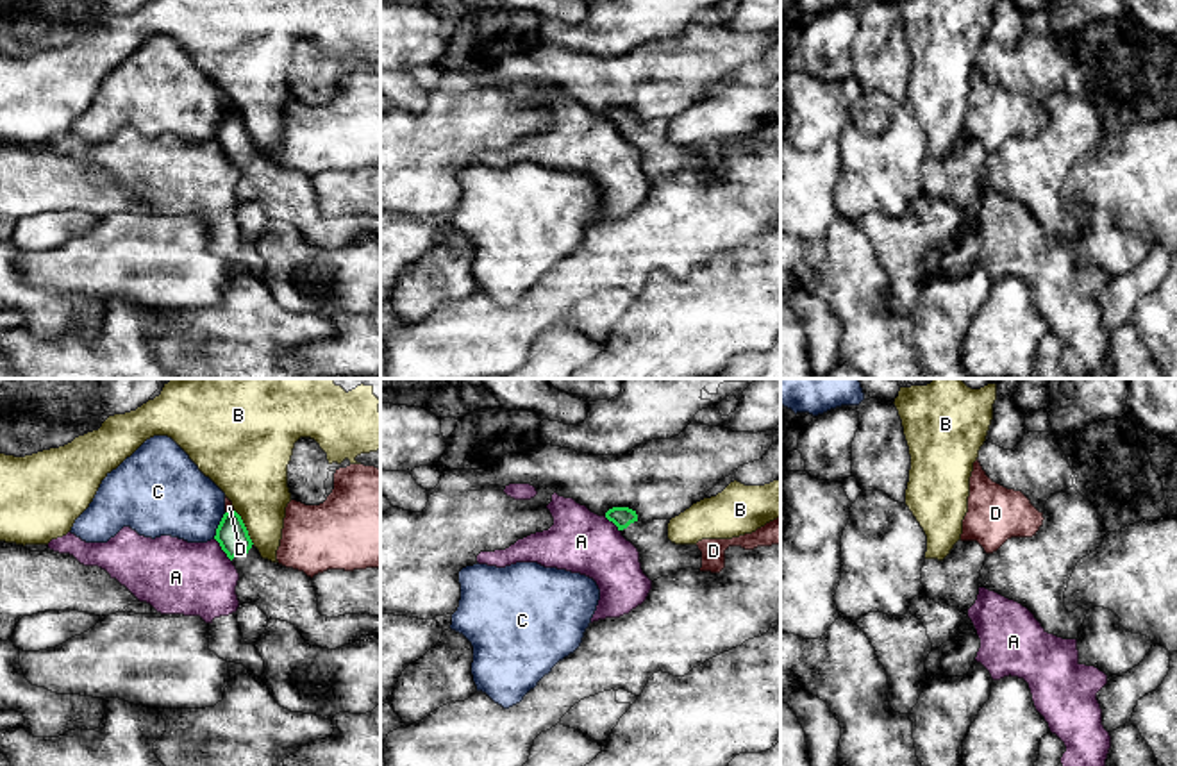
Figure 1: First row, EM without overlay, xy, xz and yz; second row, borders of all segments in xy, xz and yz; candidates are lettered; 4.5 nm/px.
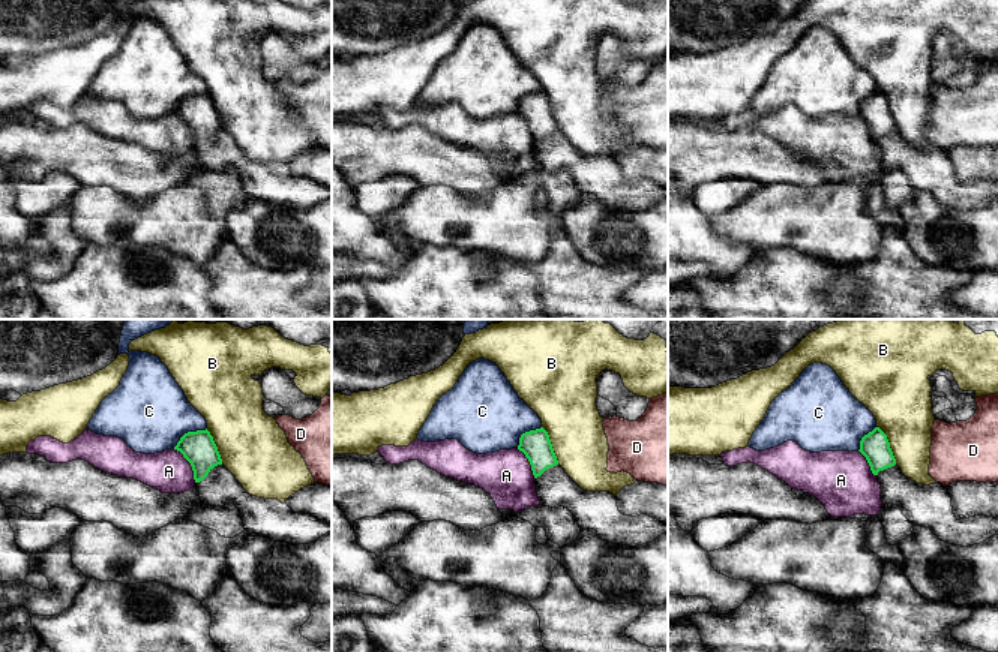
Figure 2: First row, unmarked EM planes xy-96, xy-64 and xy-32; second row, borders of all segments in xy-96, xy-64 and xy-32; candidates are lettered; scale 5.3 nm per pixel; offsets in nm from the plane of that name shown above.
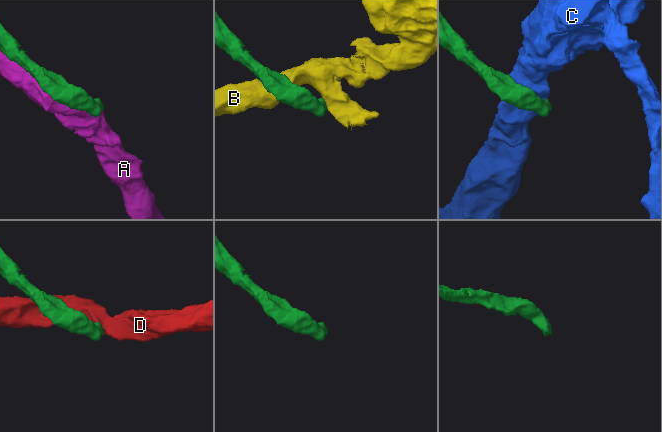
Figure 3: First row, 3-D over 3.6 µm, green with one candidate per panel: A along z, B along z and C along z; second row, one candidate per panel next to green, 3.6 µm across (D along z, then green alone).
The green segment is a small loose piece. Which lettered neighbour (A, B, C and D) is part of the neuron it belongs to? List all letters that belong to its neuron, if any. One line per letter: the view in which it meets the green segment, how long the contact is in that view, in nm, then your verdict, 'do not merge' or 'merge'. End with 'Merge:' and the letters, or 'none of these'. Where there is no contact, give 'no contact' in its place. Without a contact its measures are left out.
A: contact in xy; length 130 nm; do not merge
B: contact in xy; length 180 nm; do not merge
C: contact in xy; length 130 nm; do not merge
D: contact in xy; length 40 nm; do not merge
Merge: none of these

